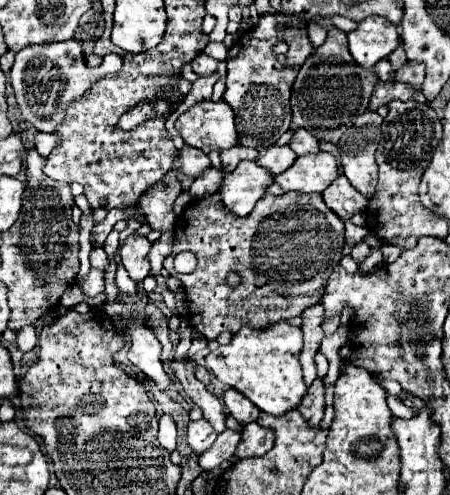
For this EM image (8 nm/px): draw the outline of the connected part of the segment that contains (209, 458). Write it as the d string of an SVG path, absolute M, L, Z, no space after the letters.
M228 430L228 432L218 434L216 444L200 456L200 468L212 470L212 468L216 468L216 464L222 464L224 460L230 460L234 456L234 450L236 450L240 440L242 440L240 430Z

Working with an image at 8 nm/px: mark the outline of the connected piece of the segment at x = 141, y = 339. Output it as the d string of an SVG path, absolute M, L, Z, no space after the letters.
M120 318L122 326L128 326L130 330L130 350L128 350L128 360L140 368L148 378L152 378L156 382L156 386L160 390L166 390L170 386L170 378L166 376L164 368L162 368L162 360L160 360L160 352L162 346L158 342L158 338L154 336L154 332L134 320L128 318Z

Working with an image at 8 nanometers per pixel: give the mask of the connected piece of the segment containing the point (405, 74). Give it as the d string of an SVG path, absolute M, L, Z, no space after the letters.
M404 64L394 74L394 80L410 84L414 90L420 90L422 88L422 80L424 80L424 66L422 64Z

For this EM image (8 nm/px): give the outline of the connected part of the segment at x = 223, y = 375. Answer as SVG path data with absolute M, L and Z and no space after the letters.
M276 322L268 330L242 328L238 334L234 334L230 344L218 346L214 352L208 354L206 368L222 384L242 392L262 412L282 416L298 408L308 390L298 360L300 352L302 352L302 330L290 326L288 322Z

